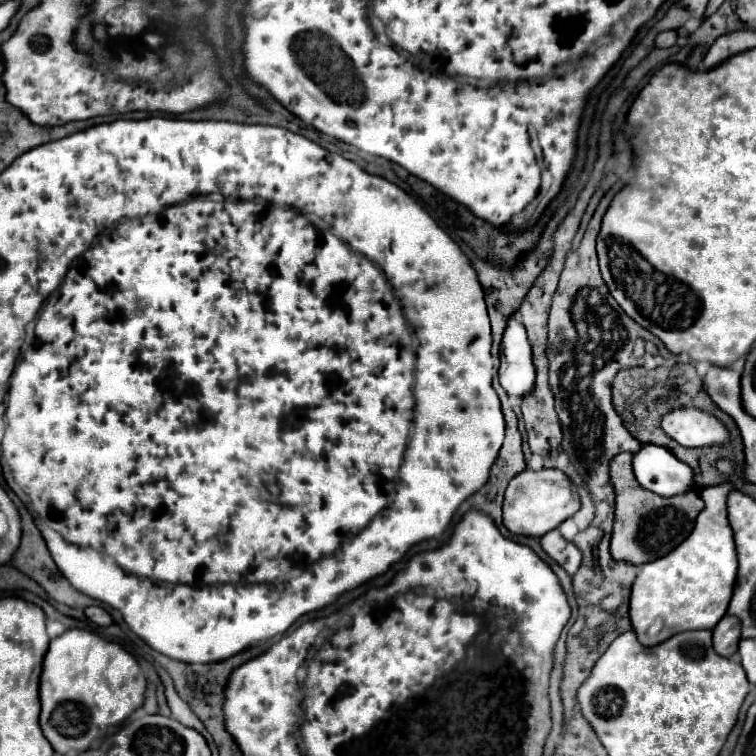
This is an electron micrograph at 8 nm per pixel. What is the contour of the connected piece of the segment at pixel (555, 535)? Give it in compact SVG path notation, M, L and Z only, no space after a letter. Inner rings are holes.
M557 529L549 531L547 535L543 535L539 543L541 543L543 551L553 561L557 561L569 575L575 575L575 571L581 565L581 551L573 543L565 541Z

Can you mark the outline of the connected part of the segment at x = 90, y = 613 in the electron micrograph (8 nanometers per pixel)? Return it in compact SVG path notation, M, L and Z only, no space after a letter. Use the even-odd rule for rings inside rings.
M97 605L87 607L87 609L85 609L85 615L87 615L89 621L93 621L95 625L101 625L101 627L107 627L107 625L113 623L113 621L111 621L111 615L109 615L103 607L97 607Z

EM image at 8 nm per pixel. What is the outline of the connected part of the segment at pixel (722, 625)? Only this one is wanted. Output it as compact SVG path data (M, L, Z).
M725 615L713 629L713 649L721 657L735 657L741 639L741 621L733 615Z

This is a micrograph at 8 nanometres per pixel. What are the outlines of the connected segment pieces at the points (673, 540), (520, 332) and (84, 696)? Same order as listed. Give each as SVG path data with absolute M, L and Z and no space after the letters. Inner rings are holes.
M619 453L609 463L609 477L615 489L615 521L609 551L615 561L643 565L667 555L689 537L695 527L695 517L703 509L703 501L697 491L687 491L675 497L661 497L641 489L631 469L631 457L631 453Z
M511 315L507 319L501 343L503 343L503 349L499 349L503 361L503 365L499 367L501 387L513 397L523 397L531 393L535 387L535 367L525 327L517 315Z
M69 629L51 639L43 657L43 671L39 677L39 725L57 753L67 753L69 749L87 751L95 739L105 735L109 725L121 725L143 705L145 689L147 681L137 659L121 645L83 629ZM49 729L61 737L49 737Z

